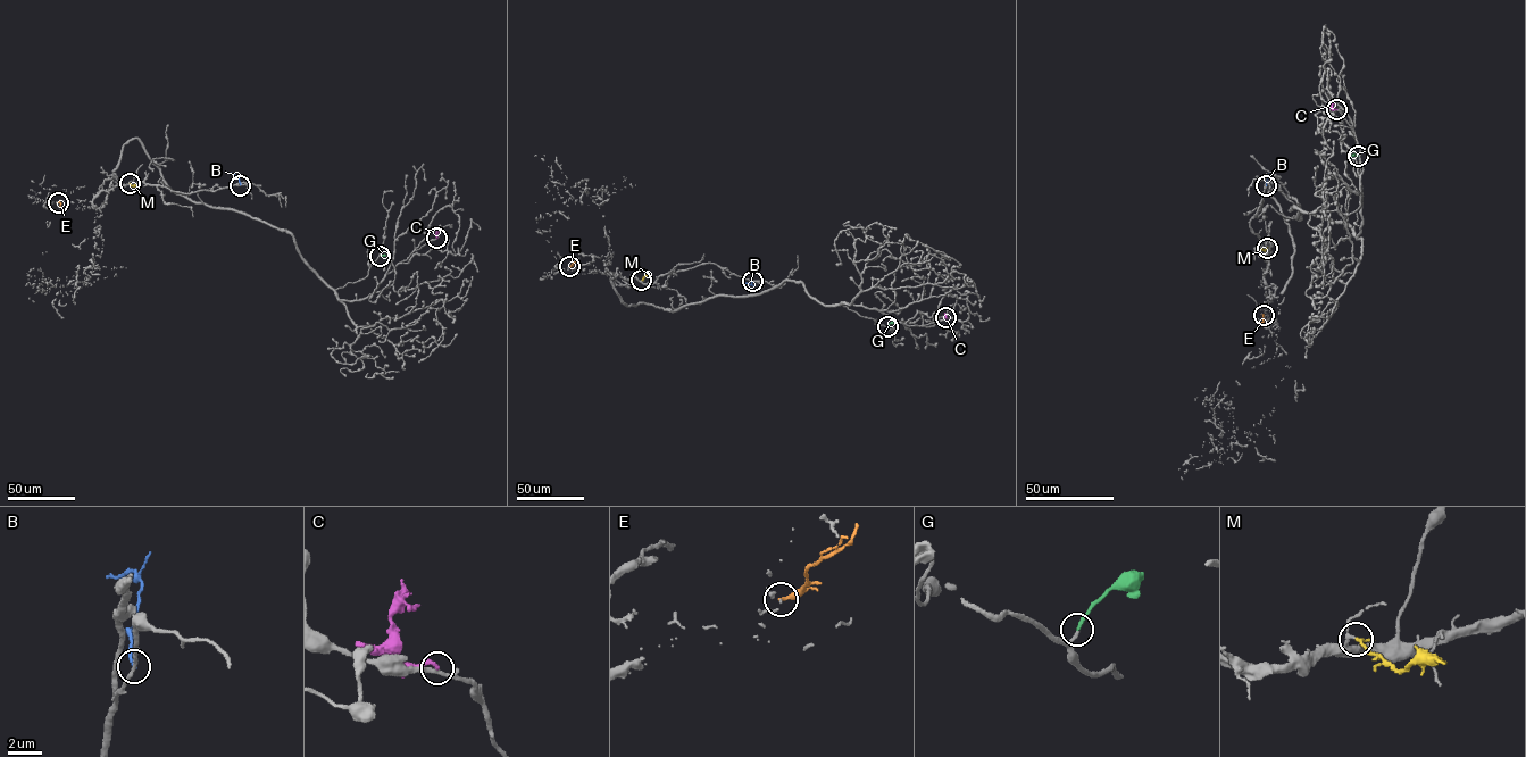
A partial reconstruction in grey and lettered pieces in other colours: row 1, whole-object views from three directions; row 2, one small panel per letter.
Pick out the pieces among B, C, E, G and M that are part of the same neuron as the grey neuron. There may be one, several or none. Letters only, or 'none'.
G, M

